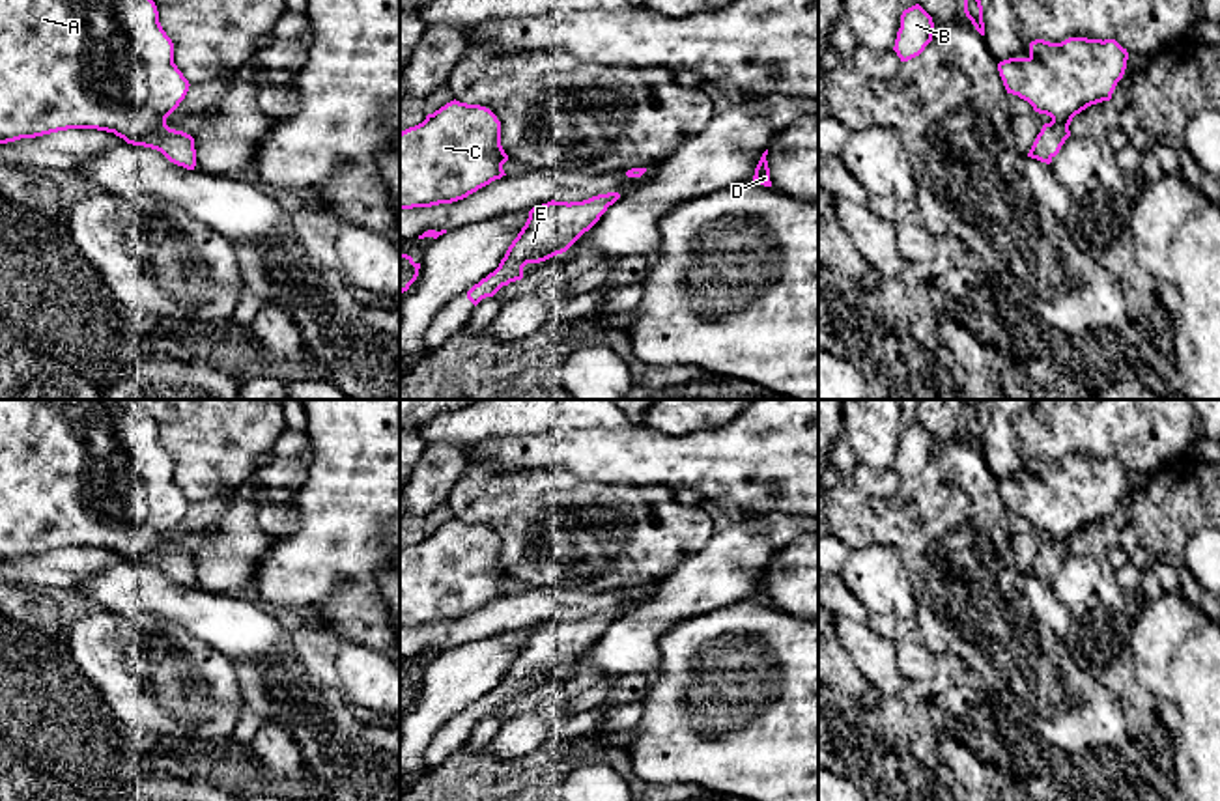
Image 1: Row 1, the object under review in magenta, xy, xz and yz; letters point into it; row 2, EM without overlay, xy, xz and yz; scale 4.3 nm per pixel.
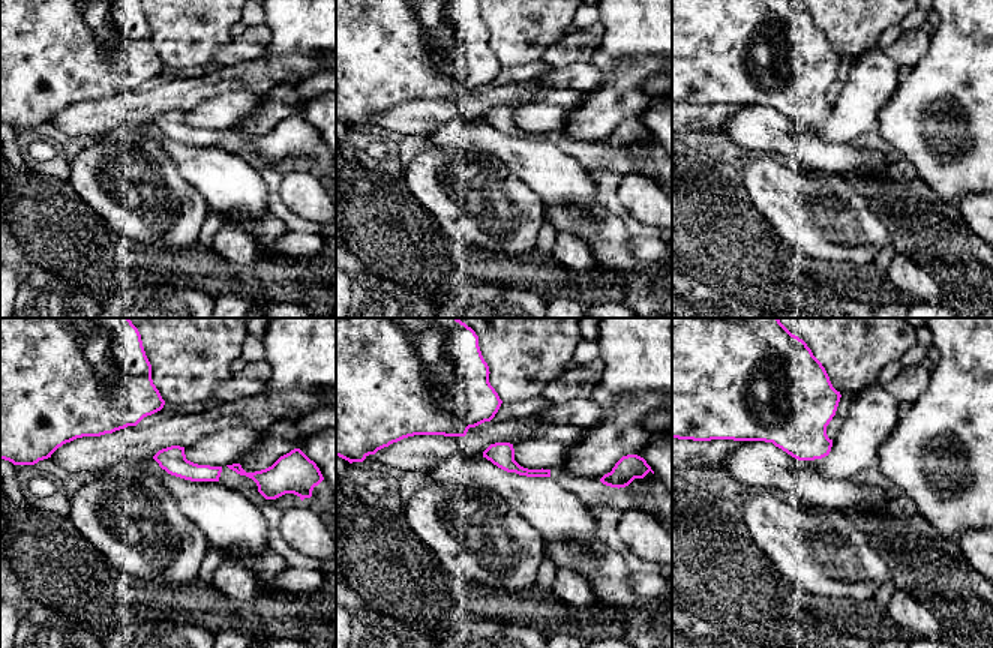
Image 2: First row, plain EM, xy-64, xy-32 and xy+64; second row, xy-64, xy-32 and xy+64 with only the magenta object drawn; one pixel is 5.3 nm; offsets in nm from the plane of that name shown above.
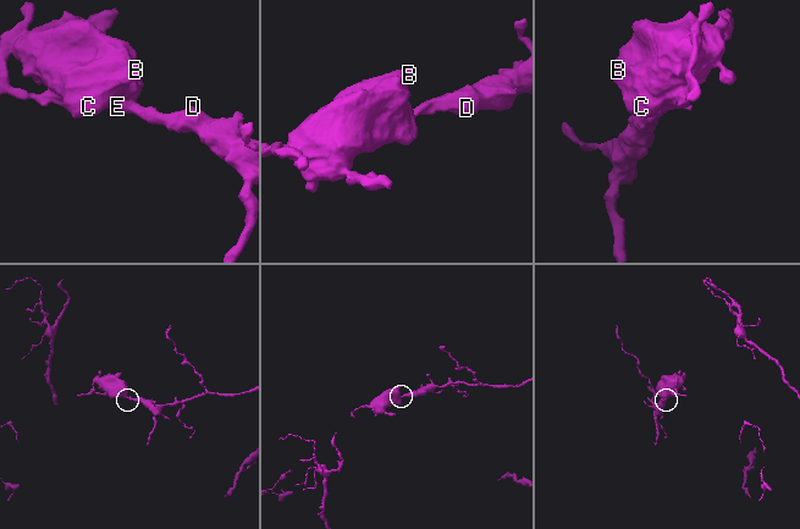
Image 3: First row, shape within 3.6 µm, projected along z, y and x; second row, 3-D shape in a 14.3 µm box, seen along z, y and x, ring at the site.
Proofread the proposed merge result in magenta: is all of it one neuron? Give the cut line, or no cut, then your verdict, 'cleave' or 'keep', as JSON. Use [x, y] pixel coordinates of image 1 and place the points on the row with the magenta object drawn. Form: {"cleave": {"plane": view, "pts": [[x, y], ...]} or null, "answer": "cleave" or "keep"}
{"cleave": null, "answer": "keep"}

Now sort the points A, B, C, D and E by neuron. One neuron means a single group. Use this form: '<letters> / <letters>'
A B C D E

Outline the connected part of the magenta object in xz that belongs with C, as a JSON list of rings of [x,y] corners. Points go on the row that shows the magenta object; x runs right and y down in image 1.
[[[454,99],[400,133],[400,209],[463,200],[506,176],[506,161],[497,116]]]

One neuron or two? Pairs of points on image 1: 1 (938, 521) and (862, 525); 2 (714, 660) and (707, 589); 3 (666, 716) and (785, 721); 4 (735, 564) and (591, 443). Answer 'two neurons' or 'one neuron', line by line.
1: one neuron
2: two neurons
3: one neuron
4: two neurons

